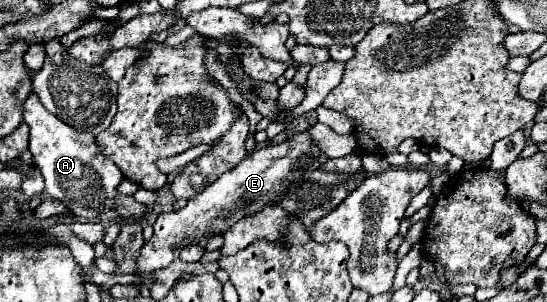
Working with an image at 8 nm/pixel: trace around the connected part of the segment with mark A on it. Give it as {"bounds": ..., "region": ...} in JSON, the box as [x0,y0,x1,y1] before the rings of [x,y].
{"bounds":[23,93,145,221],"region":[[[31,93],[23,105],[23,119],[31,129],[29,151],[35,157],[35,165],[45,177],[45,193],[57,201],[63,201],[77,217],[95,219],[97,221],[113,221],[113,219],[129,219],[143,217],[145,205],[137,203],[133,197],[119,195],[115,189],[123,181],[119,167],[105,159],[95,145],[95,137],[91,133],[81,133],[59,117],[49,113],[39,97]]]}

